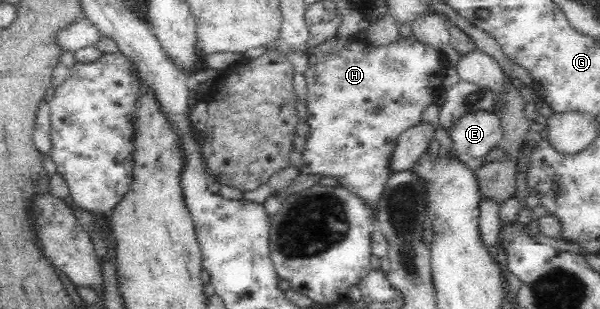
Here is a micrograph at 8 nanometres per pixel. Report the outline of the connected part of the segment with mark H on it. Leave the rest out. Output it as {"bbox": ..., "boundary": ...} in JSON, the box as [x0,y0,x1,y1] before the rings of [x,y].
{"bbox":[300,36,446,213],"boundary":[[[412,36],[410,39],[400,38],[398,41],[391,43],[386,46],[372,46],[364,45],[363,43],[355,42],[345,45],[336,44],[337,38],[334,40],[327,40],[324,43],[319,44],[320,46],[325,45],[327,50],[321,52],[311,49],[311,53],[308,53],[308,69],[304,74],[307,85],[307,101],[306,106],[308,109],[308,125],[310,129],[309,136],[306,137],[305,149],[302,153],[300,173],[311,174],[311,175],[325,175],[327,177],[337,177],[339,185],[347,188],[351,193],[361,197],[363,201],[367,202],[369,207],[372,207],[373,213],[377,213],[377,201],[379,201],[379,195],[383,193],[383,187],[389,177],[391,177],[391,170],[389,170],[389,157],[395,149],[395,143],[398,137],[410,127],[420,123],[421,111],[425,109],[431,103],[437,101],[440,97],[442,89],[442,81],[446,75],[446,67],[443,65],[440,57],[441,52],[431,48],[431,46],[423,45],[419,40]]]}

